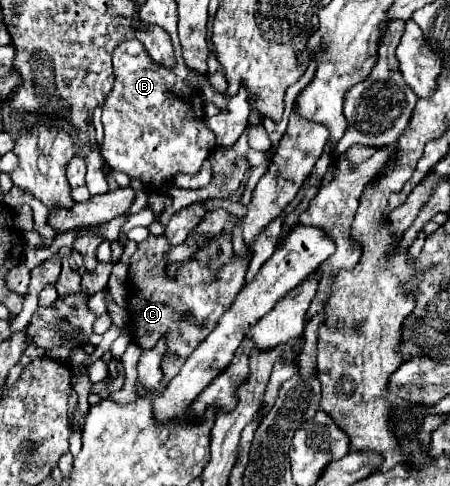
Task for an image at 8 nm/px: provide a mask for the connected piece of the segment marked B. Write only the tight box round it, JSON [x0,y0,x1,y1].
[101,36,215,190]

